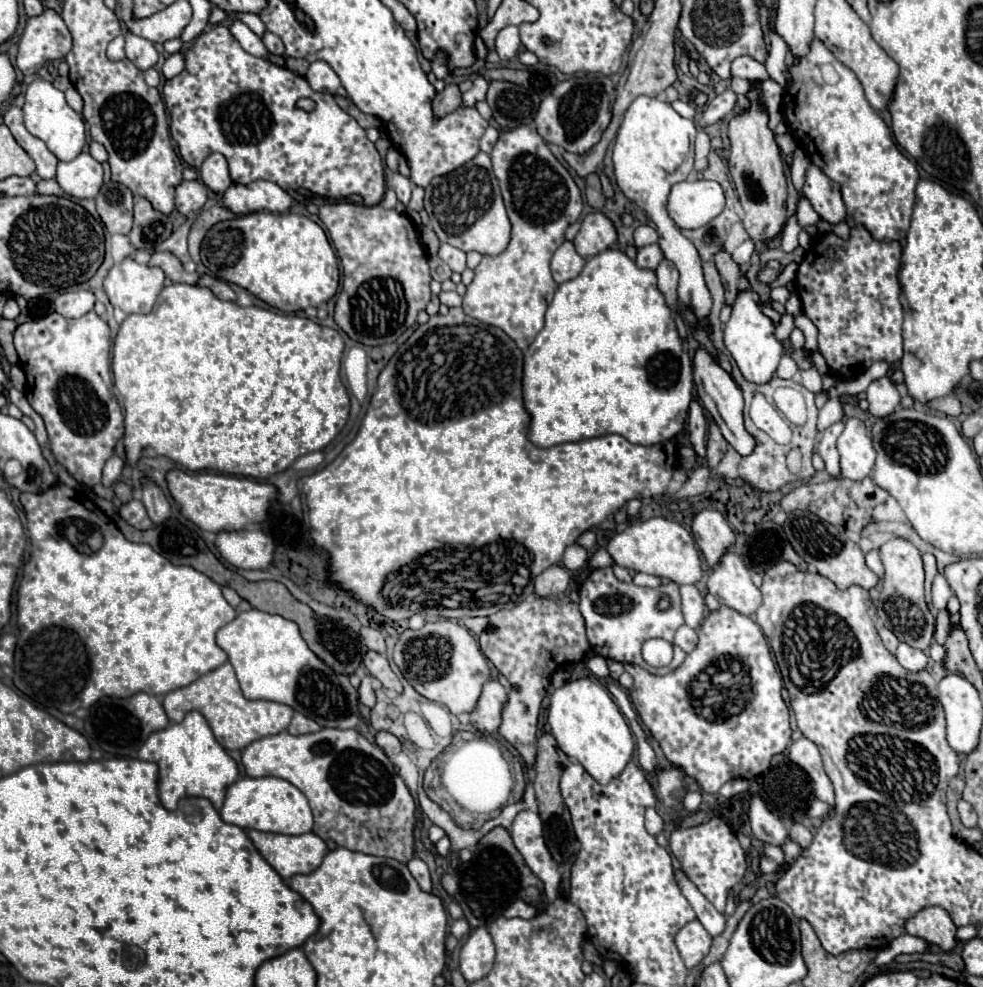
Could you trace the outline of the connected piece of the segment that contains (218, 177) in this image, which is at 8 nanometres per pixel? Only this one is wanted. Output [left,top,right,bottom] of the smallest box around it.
[201,153,231,193]

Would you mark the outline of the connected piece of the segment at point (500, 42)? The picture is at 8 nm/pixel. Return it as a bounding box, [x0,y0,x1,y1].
[497,27,519,61]

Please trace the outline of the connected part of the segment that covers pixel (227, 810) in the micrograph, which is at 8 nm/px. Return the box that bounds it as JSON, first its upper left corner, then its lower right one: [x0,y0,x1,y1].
[221,777,313,835]

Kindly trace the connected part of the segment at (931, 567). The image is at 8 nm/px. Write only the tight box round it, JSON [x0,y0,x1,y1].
[923,555,937,601]

